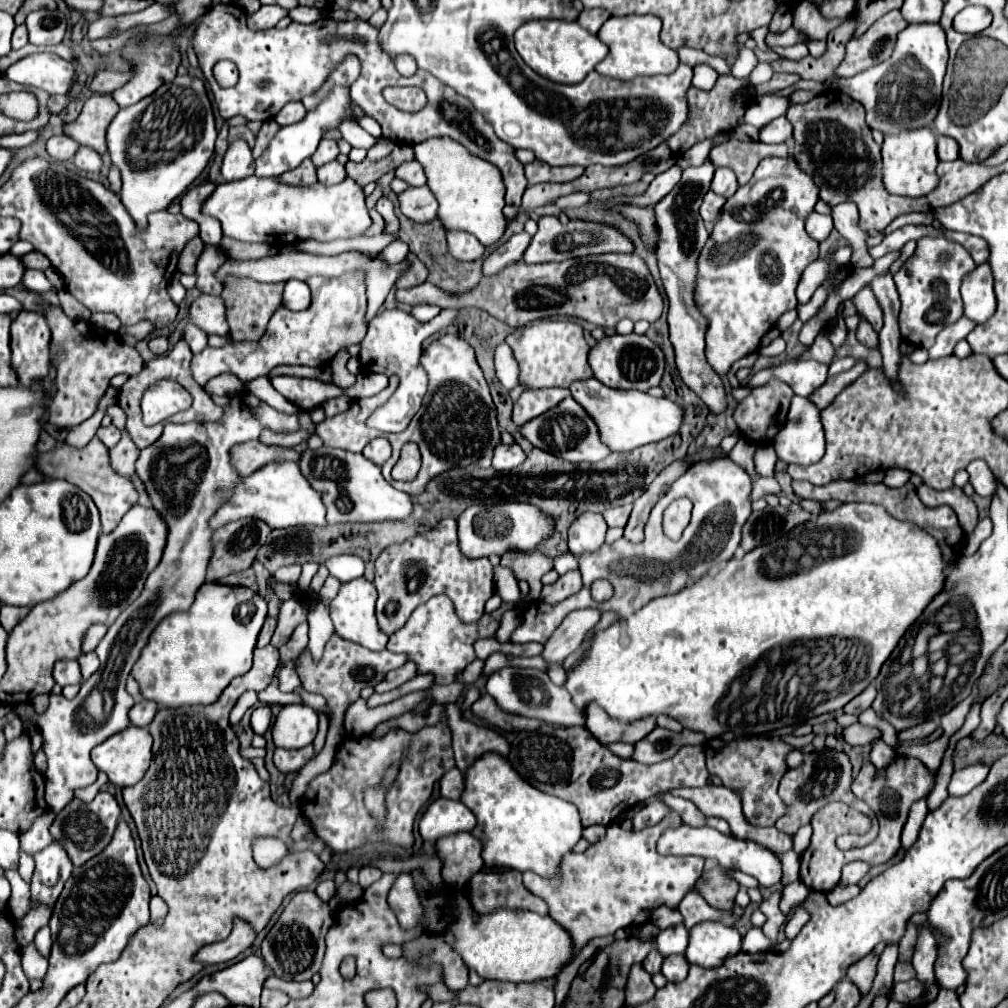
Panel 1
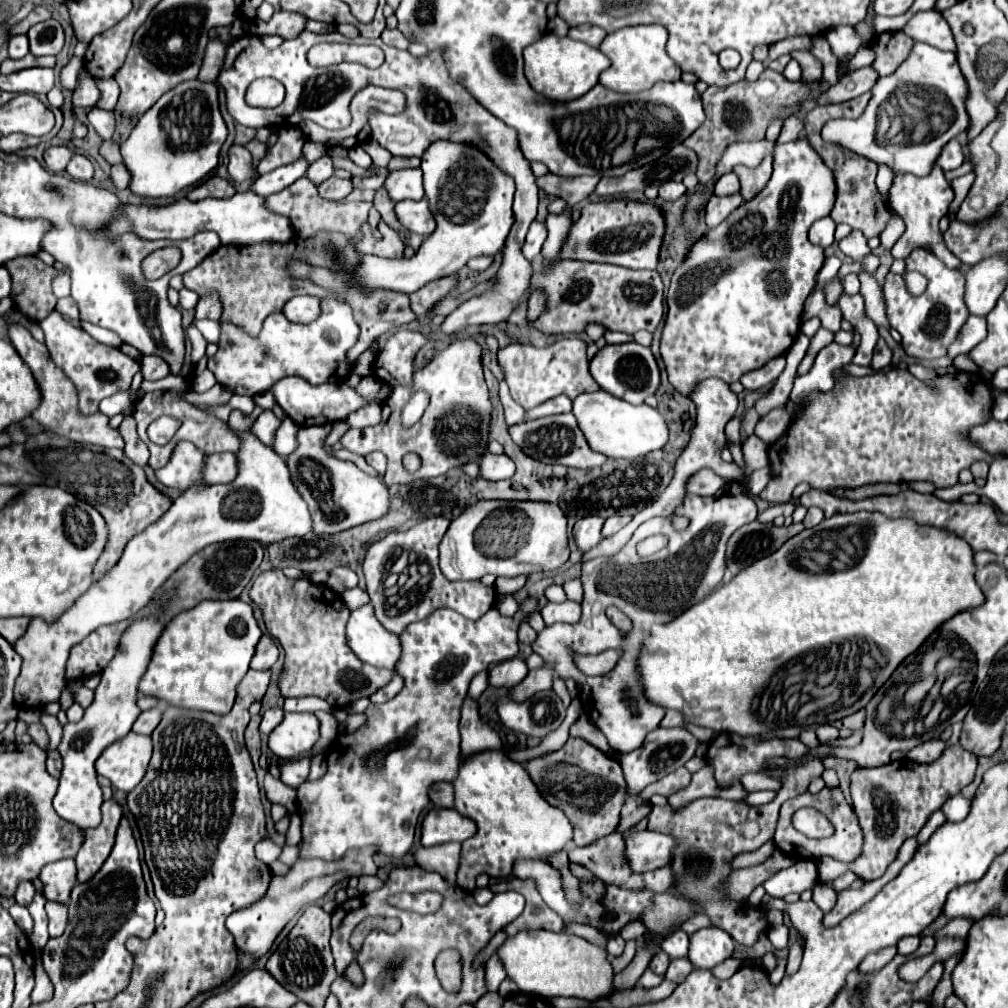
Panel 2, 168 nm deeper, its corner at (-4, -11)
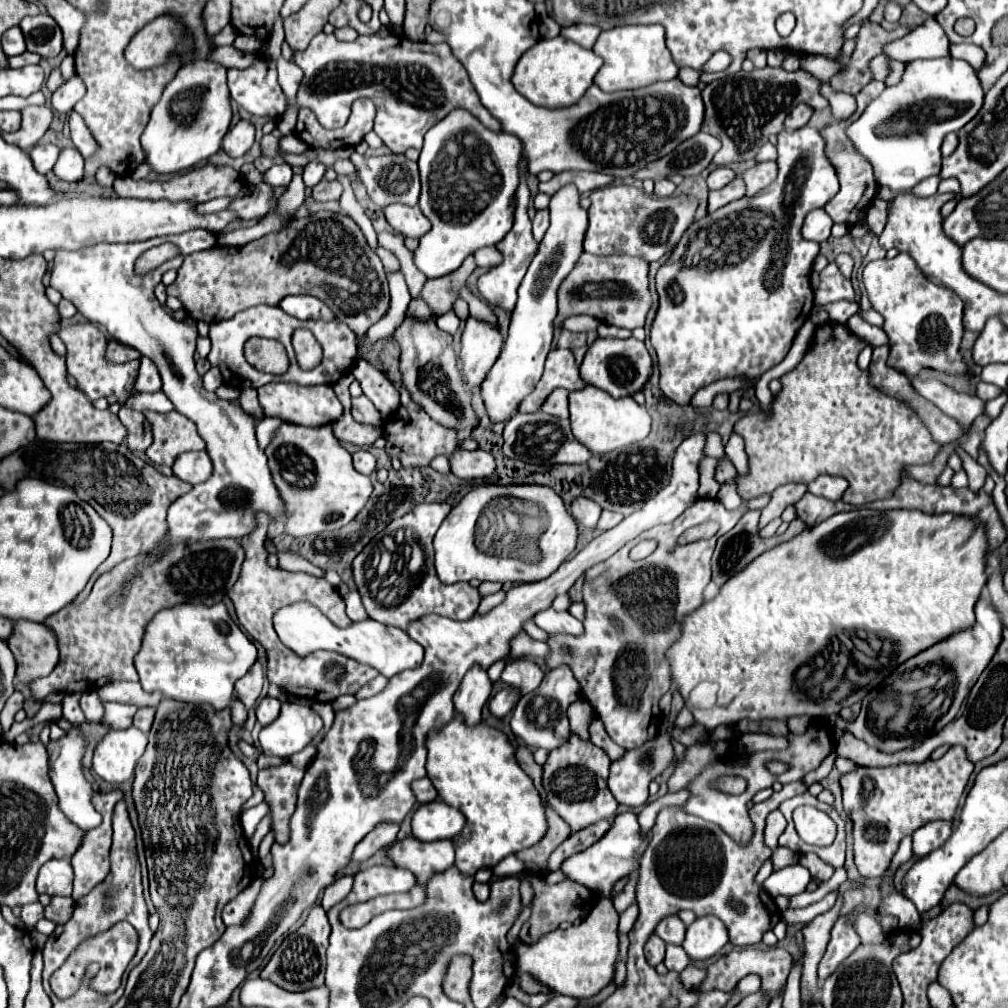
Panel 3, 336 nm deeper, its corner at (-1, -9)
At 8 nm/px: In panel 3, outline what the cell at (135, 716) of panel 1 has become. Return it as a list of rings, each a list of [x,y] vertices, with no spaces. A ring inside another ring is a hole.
[[[139,708],[135,714],[135,720],[133,720],[133,726],[147,734],[153,724],[153,716],[155,716],[155,708]]]

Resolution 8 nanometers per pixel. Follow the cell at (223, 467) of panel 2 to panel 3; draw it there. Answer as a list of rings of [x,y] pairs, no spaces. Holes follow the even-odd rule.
[[[183,452],[175,464],[173,474],[189,484],[201,484],[213,474],[213,462],[207,452]]]

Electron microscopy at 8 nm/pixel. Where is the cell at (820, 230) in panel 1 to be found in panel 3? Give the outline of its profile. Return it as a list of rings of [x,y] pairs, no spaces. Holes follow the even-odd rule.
[[[823,208],[811,210],[803,224],[803,238],[813,242],[825,242],[831,236],[833,220],[829,220],[829,214]]]

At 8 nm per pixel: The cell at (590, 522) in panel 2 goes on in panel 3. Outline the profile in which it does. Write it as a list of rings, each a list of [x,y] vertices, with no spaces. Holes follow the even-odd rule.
[[[577,498],[571,504],[571,514],[577,520],[577,524],[581,524],[585,528],[595,528],[595,524],[601,516],[601,506],[589,498]]]

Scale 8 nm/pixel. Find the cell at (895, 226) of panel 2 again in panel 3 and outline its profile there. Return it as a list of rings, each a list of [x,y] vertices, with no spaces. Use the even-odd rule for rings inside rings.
[[[943,56],[943,58],[935,58],[935,60],[913,60],[905,66],[905,74],[901,78],[901,82],[897,86],[891,86],[891,88],[885,88],[865,110],[863,114],[851,122],[847,126],[847,136],[853,144],[853,148],[865,156],[871,166],[873,166],[873,172],[875,172],[875,180],[881,184],[881,186],[887,186],[891,188],[893,192],[905,192],[905,190],[911,190],[913,186],[917,186],[921,180],[929,178],[929,176],[937,176],[939,170],[941,170],[941,152],[939,152],[939,146],[943,142],[943,138],[949,134],[949,132],[957,132],[961,130],[969,120],[973,120],[973,116],[981,110],[981,104],[983,104],[983,90],[981,90],[981,84],[979,84],[979,78],[975,74],[975,70],[965,64],[965,60],[955,60],[951,56]],[[923,100],[945,100],[949,104],[945,106],[951,106],[953,110],[957,110],[951,118],[943,118],[943,120],[937,120],[933,124],[927,124],[927,126],[921,126],[917,132],[909,132],[909,134],[903,134],[903,136],[893,136],[889,134],[887,130],[879,130],[887,124],[891,124],[891,118],[903,110],[903,108],[909,108],[911,104],[915,102],[923,102]]]

